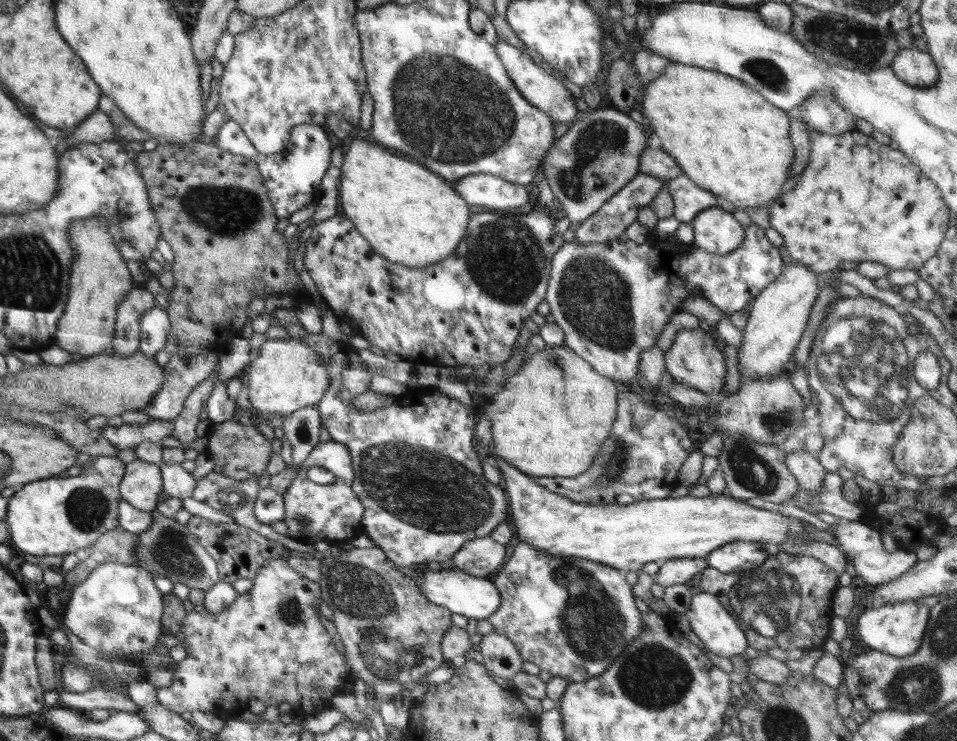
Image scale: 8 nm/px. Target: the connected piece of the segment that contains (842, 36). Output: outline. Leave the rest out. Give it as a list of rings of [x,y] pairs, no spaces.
[[[796,1],[789,5],[794,13],[790,34],[794,35],[794,38],[800,41],[808,52],[830,64],[868,73],[890,67],[898,51],[914,46],[916,36],[910,29],[894,32],[890,29],[875,27],[870,23],[862,23],[840,13],[822,12]]]

